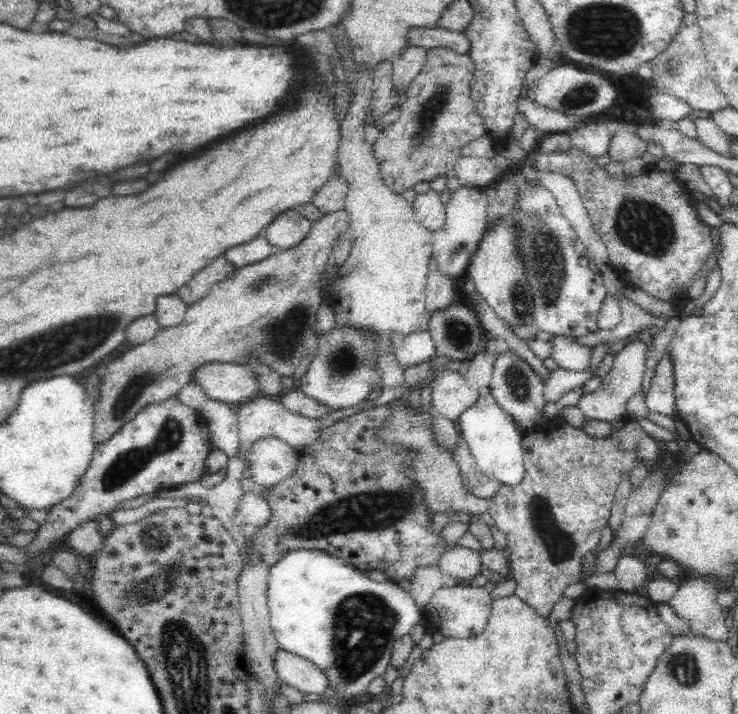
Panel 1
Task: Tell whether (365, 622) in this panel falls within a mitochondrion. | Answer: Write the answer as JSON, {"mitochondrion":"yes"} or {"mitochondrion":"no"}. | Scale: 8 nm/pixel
{"mitochondrion":"yes"}

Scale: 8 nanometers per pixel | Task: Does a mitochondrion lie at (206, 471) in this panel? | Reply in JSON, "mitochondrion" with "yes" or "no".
{"mitochondrion":"no"}

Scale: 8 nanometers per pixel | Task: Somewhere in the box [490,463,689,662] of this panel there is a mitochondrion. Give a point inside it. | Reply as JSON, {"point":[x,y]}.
{"point":[560,546]}

